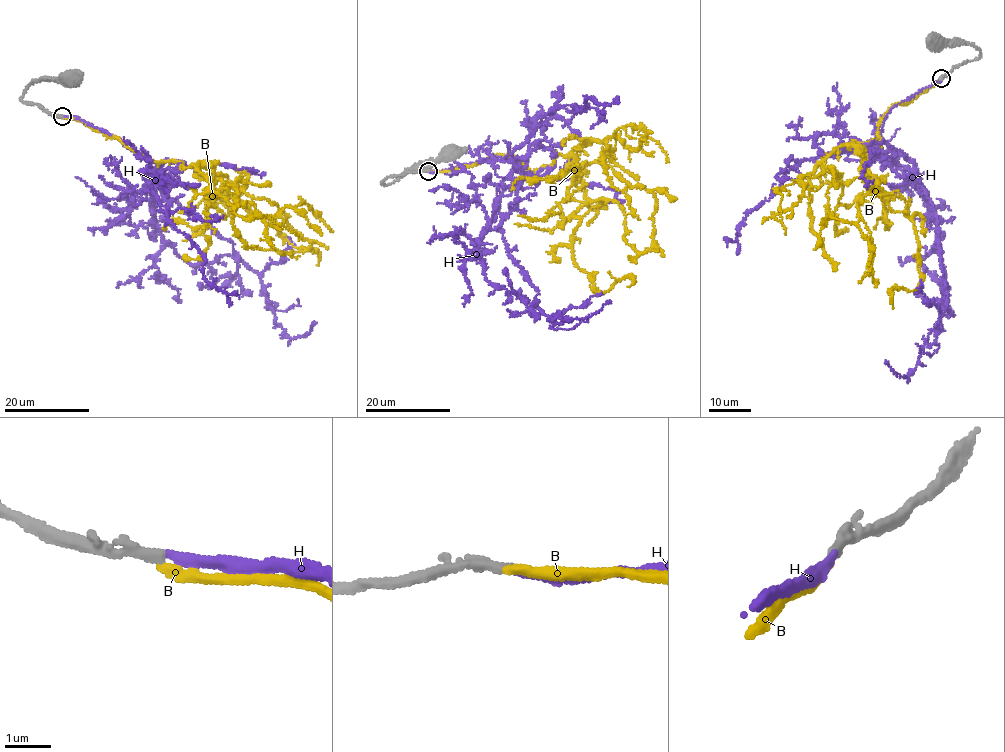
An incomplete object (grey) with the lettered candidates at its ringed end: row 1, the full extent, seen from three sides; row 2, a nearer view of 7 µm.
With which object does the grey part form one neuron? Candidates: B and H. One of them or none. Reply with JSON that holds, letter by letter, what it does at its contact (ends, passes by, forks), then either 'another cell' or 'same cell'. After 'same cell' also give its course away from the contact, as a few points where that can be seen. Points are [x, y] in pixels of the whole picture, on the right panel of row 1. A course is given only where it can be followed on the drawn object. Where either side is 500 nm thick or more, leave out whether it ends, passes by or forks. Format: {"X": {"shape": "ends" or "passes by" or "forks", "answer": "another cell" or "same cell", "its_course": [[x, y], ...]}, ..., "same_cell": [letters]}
{"B": {"shape": "ends", "answer": "another cell"}, "H": {"shape": "ends", "answer": "same cell", "its_course": [[941, 78], [895, 104], [879, 133], [913, 163], [937, 219], [945, 312], [909, 374], [900, 376], [884, 360]]}, "same_cell": ["H"]}

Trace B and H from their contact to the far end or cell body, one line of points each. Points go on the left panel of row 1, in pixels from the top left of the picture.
B: (61, 117), (198, 167), (214, 199), (225, 188), (265, 218), (302, 201), (333, 232)
H: (62, 116), (158, 164), (147, 182), (232, 242), (287, 336), (303, 336), (314, 321)

